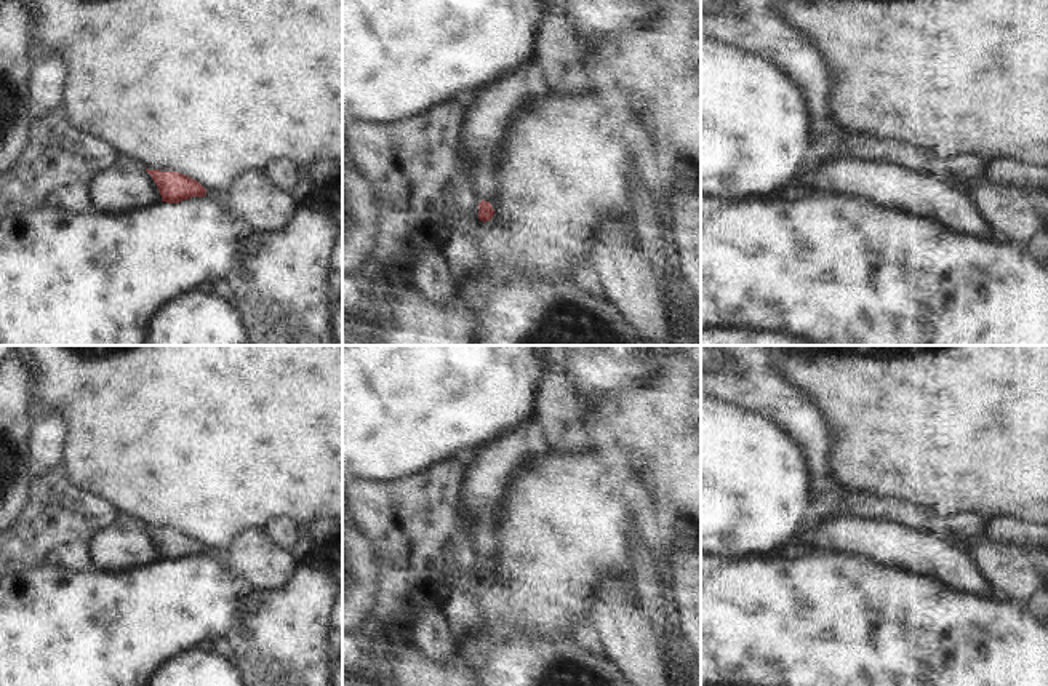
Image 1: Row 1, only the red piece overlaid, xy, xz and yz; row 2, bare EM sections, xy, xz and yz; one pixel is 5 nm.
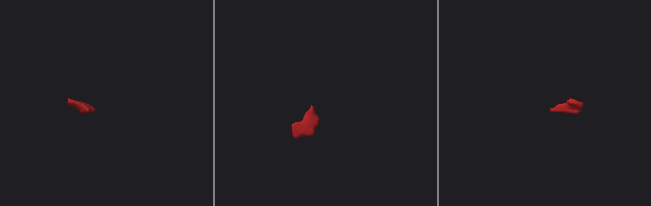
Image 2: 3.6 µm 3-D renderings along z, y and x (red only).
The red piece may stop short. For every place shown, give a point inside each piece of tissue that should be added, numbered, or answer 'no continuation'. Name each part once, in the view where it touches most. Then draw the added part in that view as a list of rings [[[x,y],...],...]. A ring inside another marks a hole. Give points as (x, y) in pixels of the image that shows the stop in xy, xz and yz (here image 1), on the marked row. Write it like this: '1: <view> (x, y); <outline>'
no continuation

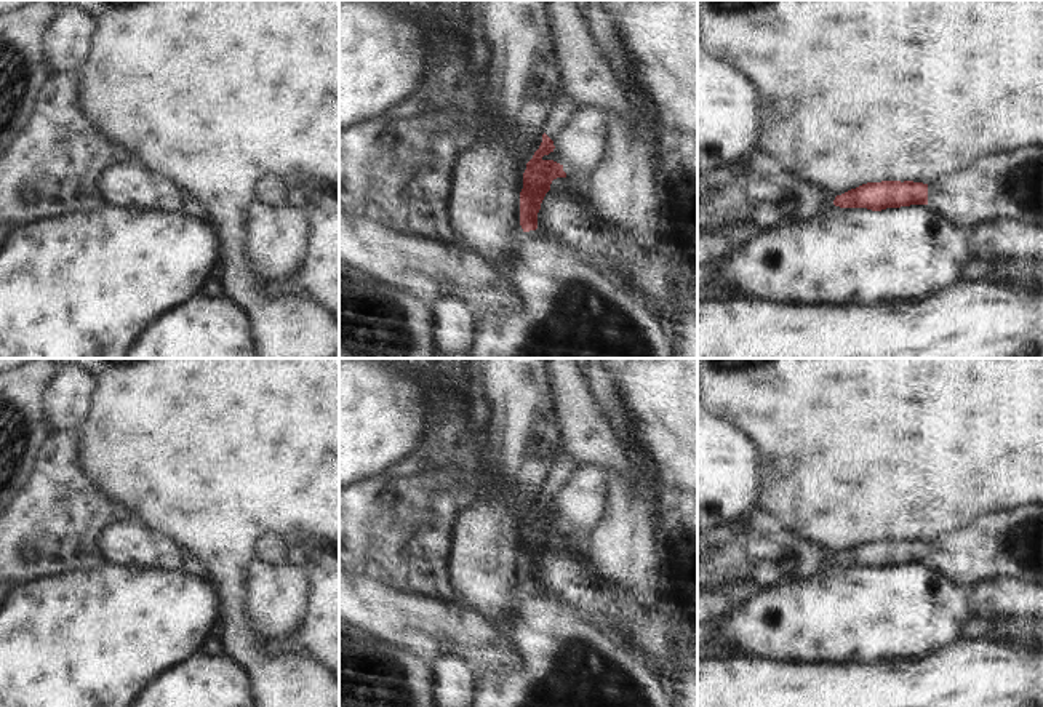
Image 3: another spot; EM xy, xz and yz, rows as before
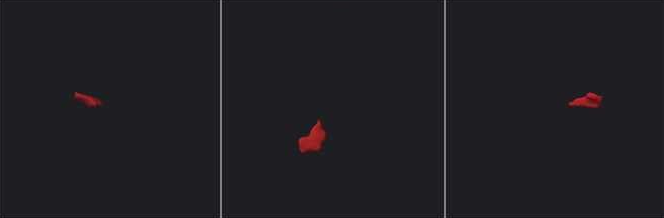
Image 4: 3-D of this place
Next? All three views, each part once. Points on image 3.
1: xz (567, 106); [[[563,86],[555,101],[555,109],[552,117],[544,130],[544,133],[555,141],[561,130],[571,122],[571,118],[579,114],[585,104],[579,102],[574,96],[571,96]]]

